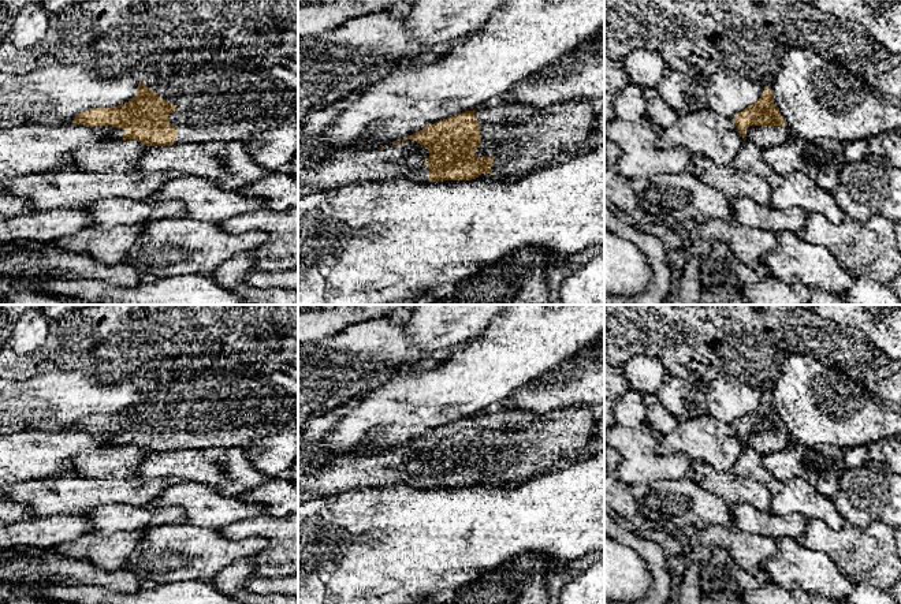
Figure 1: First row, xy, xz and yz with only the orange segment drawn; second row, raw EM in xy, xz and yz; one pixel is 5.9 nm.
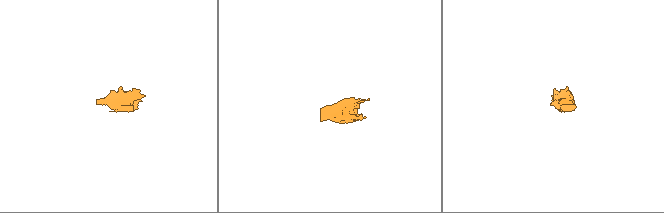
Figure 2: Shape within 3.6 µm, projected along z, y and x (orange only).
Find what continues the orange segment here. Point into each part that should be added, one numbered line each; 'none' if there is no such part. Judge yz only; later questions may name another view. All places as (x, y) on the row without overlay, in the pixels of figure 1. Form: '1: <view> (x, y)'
1: yz (764, 443)

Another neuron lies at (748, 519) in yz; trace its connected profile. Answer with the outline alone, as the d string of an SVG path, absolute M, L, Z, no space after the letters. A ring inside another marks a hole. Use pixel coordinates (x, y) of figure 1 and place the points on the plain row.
M734 504L730 508L733 527L742 533L778 538L800 538L807 527L807 518L798 514L778 517L760 511L752 504Z

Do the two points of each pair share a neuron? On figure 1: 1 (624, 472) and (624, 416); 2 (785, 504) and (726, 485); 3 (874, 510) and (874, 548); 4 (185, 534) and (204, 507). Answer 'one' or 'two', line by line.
1: two
2: two
3: two
4: two

